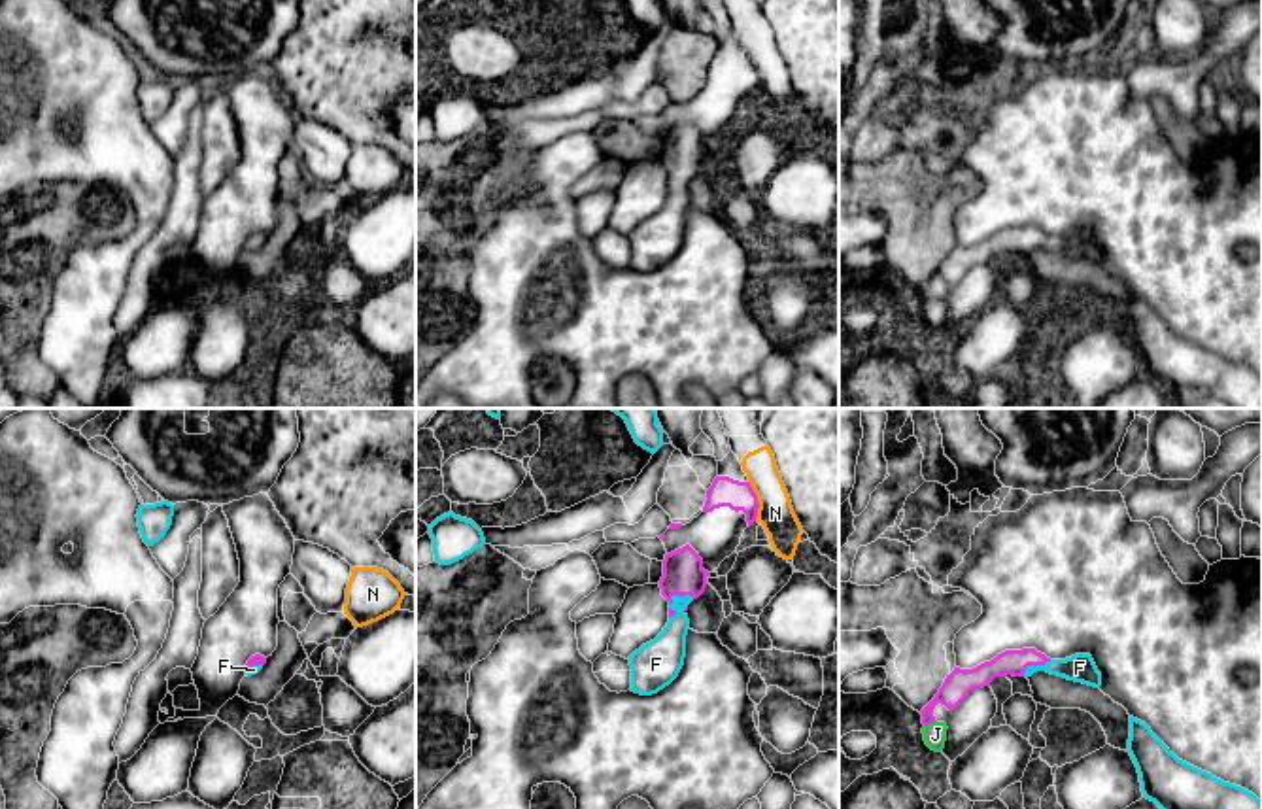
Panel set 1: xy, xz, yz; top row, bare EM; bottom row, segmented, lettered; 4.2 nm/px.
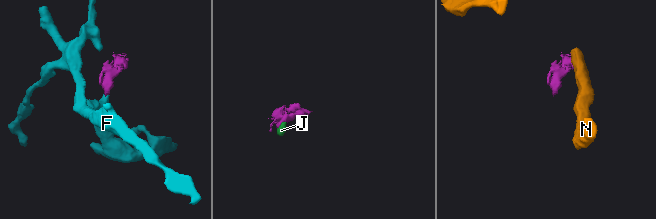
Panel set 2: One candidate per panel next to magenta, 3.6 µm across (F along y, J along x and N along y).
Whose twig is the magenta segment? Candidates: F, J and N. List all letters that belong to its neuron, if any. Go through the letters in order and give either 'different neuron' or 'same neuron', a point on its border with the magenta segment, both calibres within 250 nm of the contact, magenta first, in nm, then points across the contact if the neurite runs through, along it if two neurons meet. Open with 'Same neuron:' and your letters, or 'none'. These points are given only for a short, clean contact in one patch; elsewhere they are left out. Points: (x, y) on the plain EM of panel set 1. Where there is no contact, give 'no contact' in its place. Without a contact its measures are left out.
Same neuron: F, J
F: same neuron; meets magenta in xz at (671, 176); 180 nm thick on the magenta side, 170 nm on the other; runs through xz (682, 146), (682, 157), (671, 176), (675, 208), (664, 233)
J: same neuron; meets magenta in yz at (930, 299); 120 nm thick on the magenta side, 100 nm on the other; runs through yz (956, 263), (930, 284), (930, 299), (936, 310)
N: different neuron; meets magenta in xz at (756, 78); 130 nm thick on the magenta side, 150 nm on the other; border along xz (749, 57), (758, 80), (756, 97)

